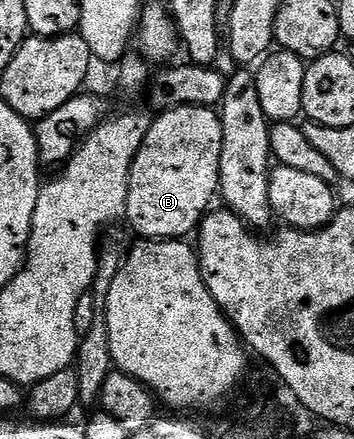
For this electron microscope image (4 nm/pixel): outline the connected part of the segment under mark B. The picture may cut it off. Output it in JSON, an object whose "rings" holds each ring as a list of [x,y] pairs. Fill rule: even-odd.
{"rings":[[[183,105],[177,109],[163,110],[153,120],[150,131],[146,131],[144,146],[138,151],[138,155],[132,164],[132,170],[128,176],[128,202],[126,203],[126,222],[137,233],[140,239],[184,239],[188,232],[195,230],[206,214],[213,208],[212,200],[217,200],[220,191],[220,160],[222,159],[222,123],[220,114],[215,108],[207,109],[201,105]]]}

